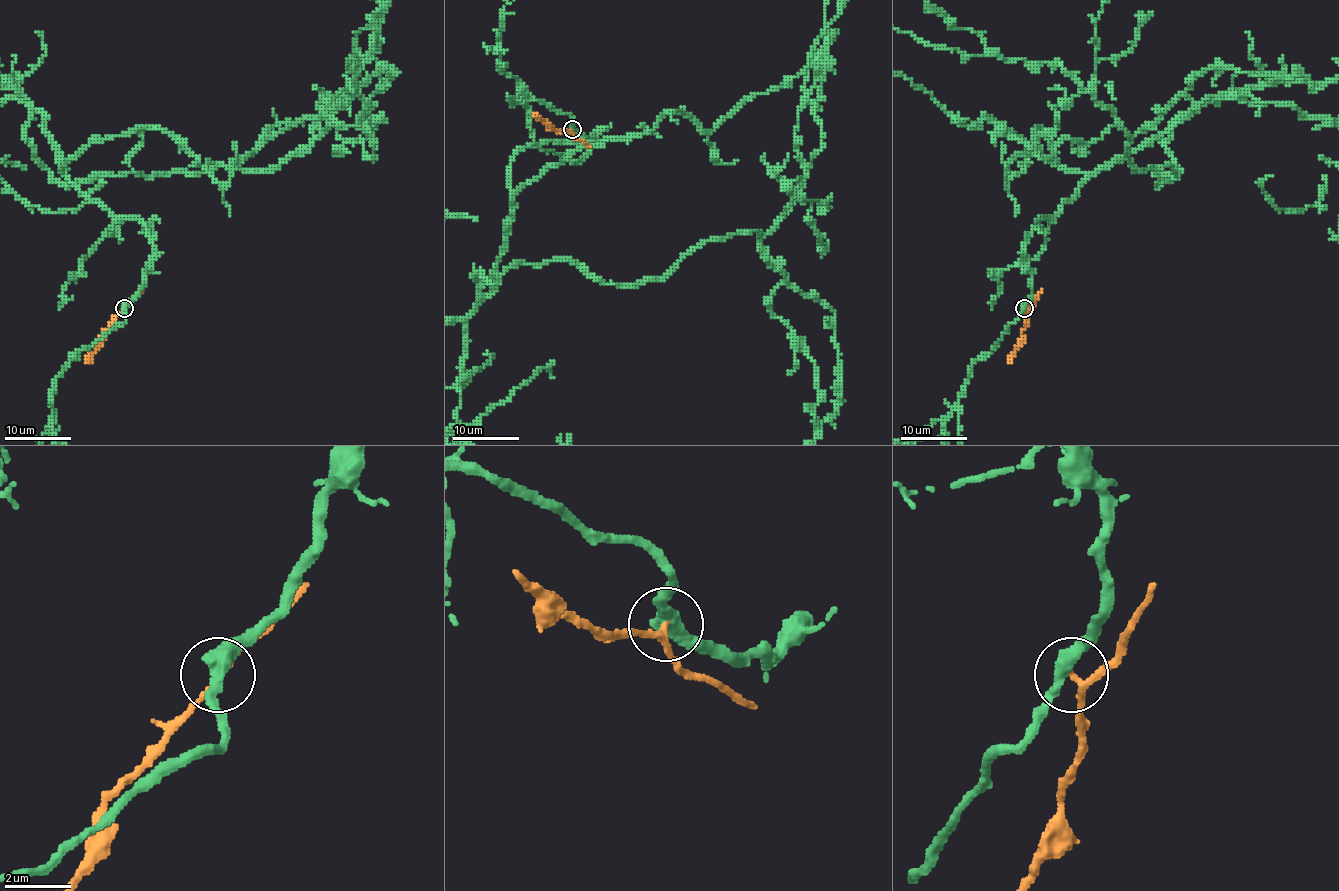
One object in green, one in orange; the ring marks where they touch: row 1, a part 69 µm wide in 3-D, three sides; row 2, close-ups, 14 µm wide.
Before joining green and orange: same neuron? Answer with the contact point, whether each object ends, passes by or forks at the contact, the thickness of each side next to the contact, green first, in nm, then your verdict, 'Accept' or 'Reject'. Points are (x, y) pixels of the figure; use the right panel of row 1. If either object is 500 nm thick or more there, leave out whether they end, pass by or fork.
Place: (1024, 308). At the ring green passes by. At the ring orange passes by. Thickness 400 nm (green) against 170 nm. Reject

